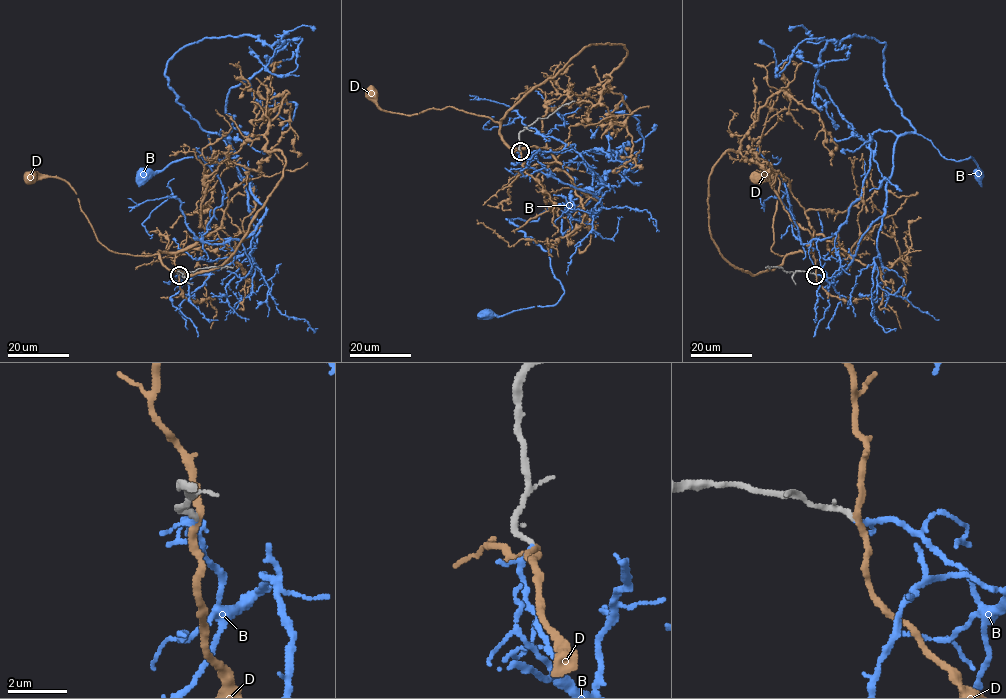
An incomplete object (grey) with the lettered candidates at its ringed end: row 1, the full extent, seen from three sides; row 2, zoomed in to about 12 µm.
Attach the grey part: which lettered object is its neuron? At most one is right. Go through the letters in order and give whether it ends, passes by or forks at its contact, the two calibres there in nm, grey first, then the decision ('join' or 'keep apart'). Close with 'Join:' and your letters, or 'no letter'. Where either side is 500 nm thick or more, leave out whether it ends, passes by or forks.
B: it passes by | 180/120 nm | join
D: it passes by | 180/220 nm | keep apart
Join: B

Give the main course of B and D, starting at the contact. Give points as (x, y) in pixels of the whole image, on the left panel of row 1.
B: (179, 274), (184, 284), (232, 263), (259, 231), (237, 157), (210, 133), (222, 161), (196, 156), (142, 172)
D: (179, 274), (174, 254), (108, 250), (67, 182), (34, 174), (29, 177)

